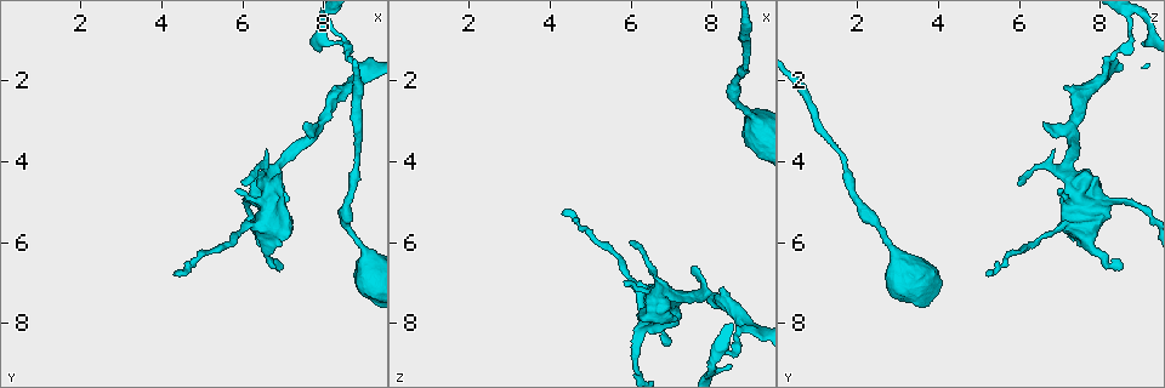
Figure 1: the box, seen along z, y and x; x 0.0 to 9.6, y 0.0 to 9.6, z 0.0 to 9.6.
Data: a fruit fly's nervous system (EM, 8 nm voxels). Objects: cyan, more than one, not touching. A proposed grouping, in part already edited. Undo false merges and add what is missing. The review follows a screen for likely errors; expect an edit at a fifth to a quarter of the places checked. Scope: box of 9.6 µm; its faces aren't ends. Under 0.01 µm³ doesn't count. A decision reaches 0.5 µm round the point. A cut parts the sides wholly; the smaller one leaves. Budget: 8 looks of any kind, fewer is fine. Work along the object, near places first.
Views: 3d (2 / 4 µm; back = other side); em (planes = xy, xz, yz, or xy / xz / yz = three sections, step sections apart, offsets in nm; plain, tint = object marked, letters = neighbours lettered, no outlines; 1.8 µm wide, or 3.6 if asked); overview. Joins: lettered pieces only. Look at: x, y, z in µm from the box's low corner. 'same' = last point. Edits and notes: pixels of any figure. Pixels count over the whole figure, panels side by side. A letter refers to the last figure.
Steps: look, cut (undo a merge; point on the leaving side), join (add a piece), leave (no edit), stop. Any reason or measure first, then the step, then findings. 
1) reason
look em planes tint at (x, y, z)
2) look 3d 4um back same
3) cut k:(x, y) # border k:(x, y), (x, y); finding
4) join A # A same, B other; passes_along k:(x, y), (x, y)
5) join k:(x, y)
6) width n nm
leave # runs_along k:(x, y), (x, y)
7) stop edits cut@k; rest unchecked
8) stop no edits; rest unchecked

branch stops here
look 3d 4um back at (8.45, 1.10, 9.05)

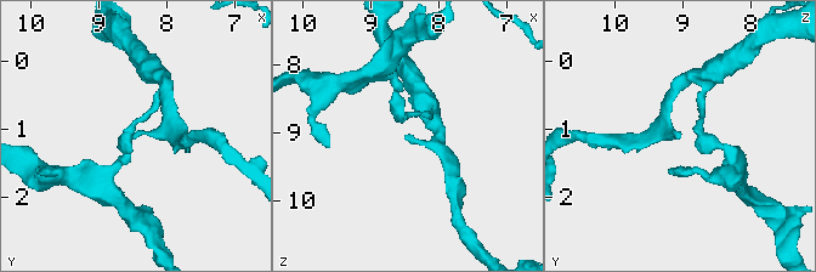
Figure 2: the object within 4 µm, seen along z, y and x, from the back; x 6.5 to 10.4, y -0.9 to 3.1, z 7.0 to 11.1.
need the tissue
look em xz step 4 tint at (8.45, 1.10, 9.05)

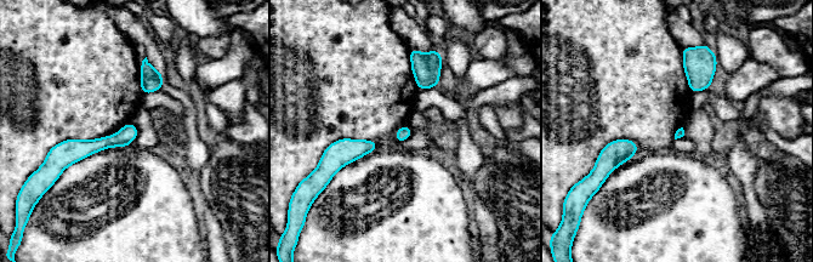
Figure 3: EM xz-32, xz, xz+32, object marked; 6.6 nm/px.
look em xz step 4 letters same

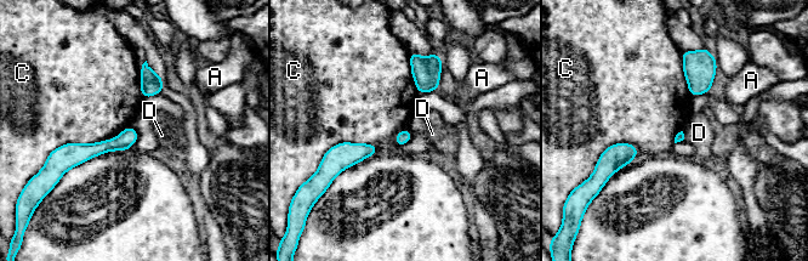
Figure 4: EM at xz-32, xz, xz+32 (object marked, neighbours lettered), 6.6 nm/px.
cut 4:(148, 89) # A other, C other, D other; part_leaving 4:(135, 135), (90, 151), (63, 151); two neurons meet here

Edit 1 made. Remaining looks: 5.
look overview

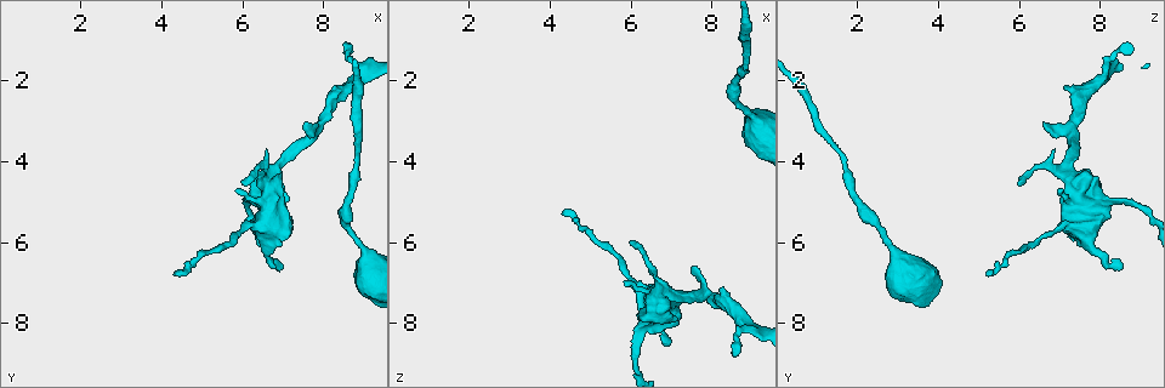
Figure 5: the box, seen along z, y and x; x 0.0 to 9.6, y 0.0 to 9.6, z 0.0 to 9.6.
an open end
look em xy step 8 letters at (8.30, 2.25, 7.10)

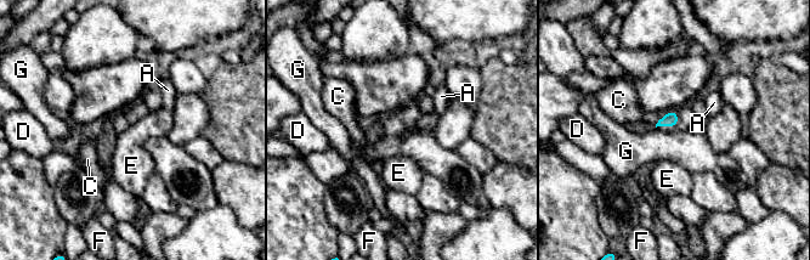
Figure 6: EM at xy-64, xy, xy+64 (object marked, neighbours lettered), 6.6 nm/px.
cut it another way
look em planes letters same

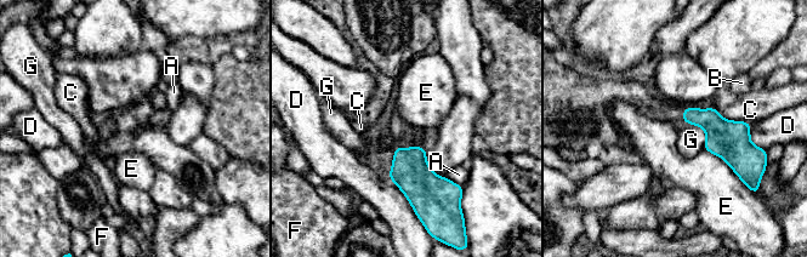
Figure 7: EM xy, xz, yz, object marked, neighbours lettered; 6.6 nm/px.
leave # A other, B other, C other, D other, E other, F other, G other; border 7:(393, 147), (425, 148); none of them fits

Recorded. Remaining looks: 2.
stop edits cut@4; rest unchecked

